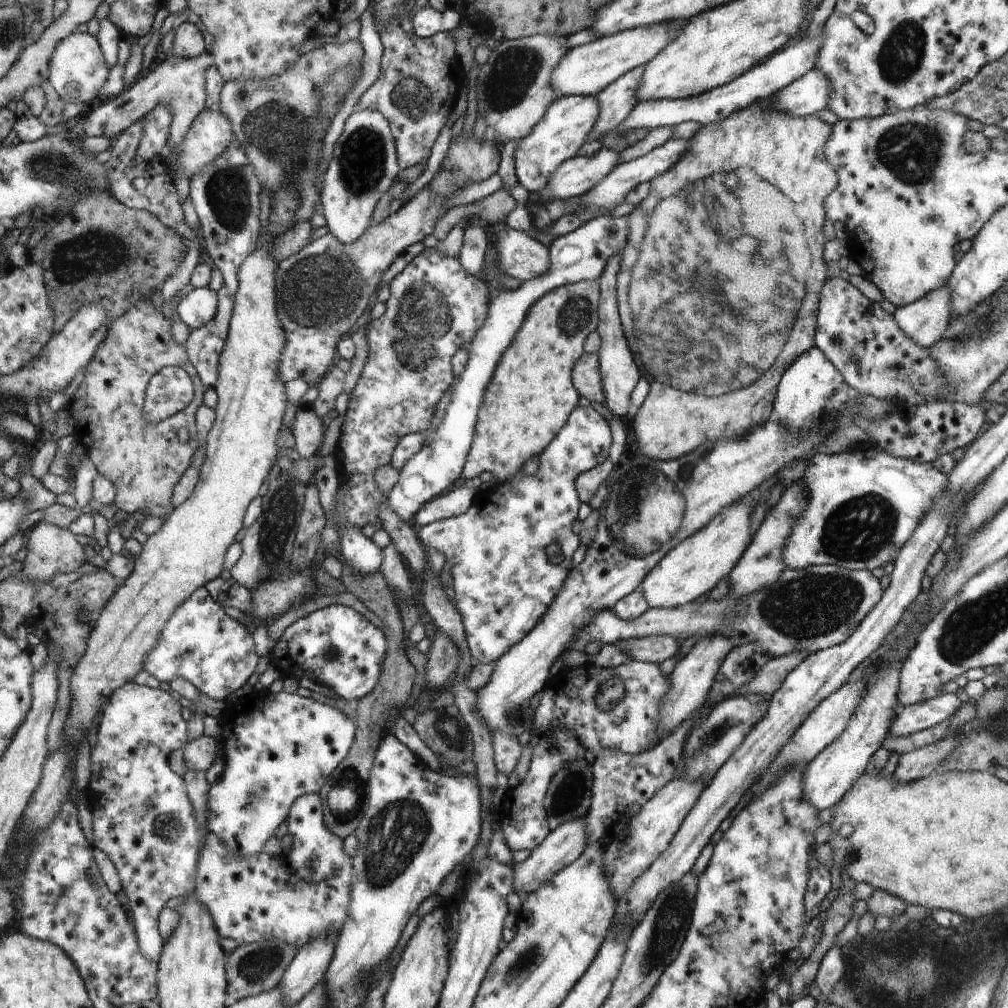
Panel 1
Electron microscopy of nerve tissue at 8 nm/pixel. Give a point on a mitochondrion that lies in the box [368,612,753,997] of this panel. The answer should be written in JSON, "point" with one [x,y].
{"point":[711,736]}

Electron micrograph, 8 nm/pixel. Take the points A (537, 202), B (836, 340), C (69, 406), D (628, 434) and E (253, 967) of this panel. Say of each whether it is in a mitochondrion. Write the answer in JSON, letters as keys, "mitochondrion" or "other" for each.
{"A":"other","B":"mitochondrion","C":"other","D":"other","E":"mitochondrion"}

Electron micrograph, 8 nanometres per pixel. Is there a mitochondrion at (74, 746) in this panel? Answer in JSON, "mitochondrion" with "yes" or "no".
{"mitochondrion":"no"}

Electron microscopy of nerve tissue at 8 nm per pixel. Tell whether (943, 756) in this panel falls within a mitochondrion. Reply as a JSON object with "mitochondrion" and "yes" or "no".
{"mitochondrion":"no"}

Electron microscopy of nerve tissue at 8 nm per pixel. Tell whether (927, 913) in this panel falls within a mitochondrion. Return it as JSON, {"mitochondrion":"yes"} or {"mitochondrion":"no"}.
{"mitochondrion":"no"}

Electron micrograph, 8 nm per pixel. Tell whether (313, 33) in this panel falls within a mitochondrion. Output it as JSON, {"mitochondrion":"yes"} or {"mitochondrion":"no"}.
{"mitochondrion":"no"}

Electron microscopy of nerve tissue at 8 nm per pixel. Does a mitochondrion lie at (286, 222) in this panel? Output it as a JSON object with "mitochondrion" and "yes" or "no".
{"mitochondrion":"no"}

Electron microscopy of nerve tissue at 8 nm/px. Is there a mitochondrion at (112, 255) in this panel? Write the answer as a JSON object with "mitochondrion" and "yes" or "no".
{"mitochondrion":"yes"}

